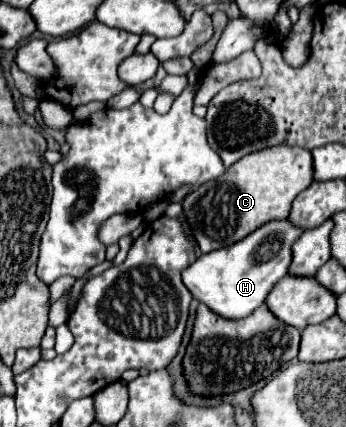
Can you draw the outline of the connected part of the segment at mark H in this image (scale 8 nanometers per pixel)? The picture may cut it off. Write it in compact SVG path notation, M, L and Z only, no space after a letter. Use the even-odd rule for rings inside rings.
M290 220L266 222L240 242L200 256L182 272L182 280L192 296L212 308L212 312L230 320L244 318L262 306L274 284L284 278L292 262L292 244L302 232L304 230L294 226Z

